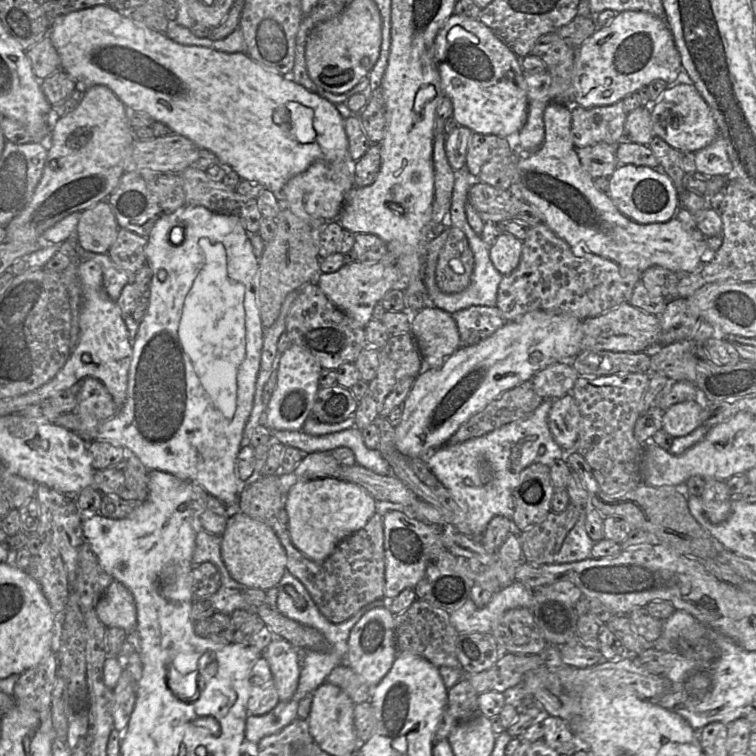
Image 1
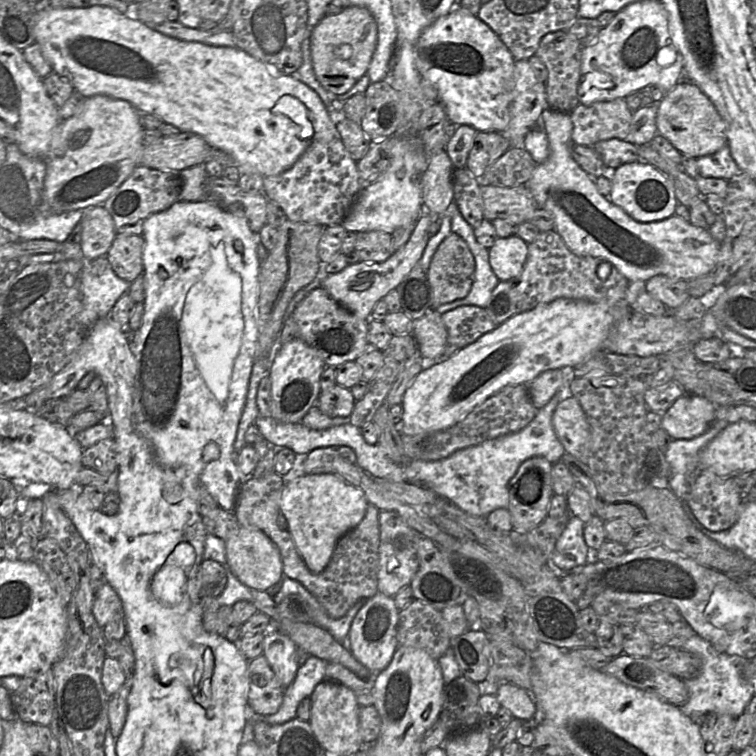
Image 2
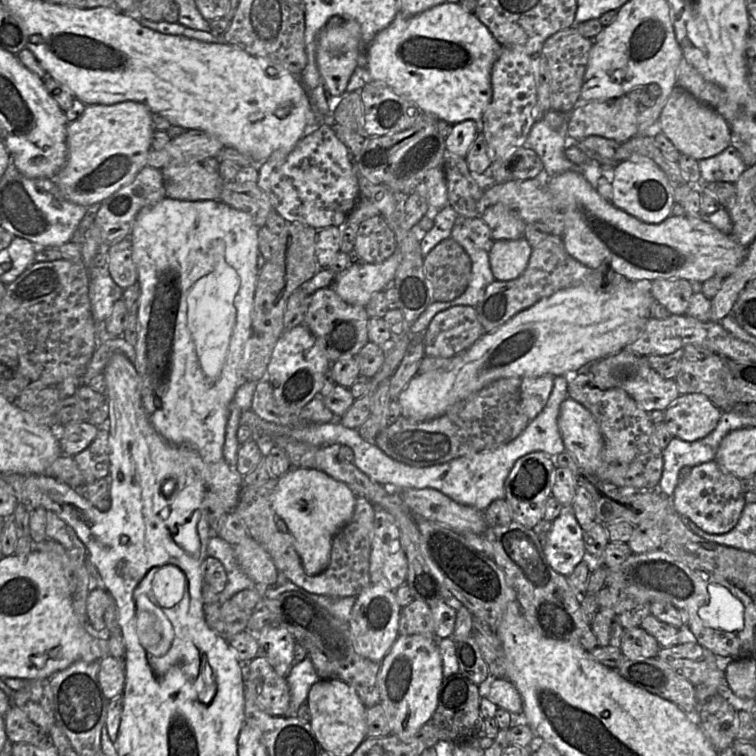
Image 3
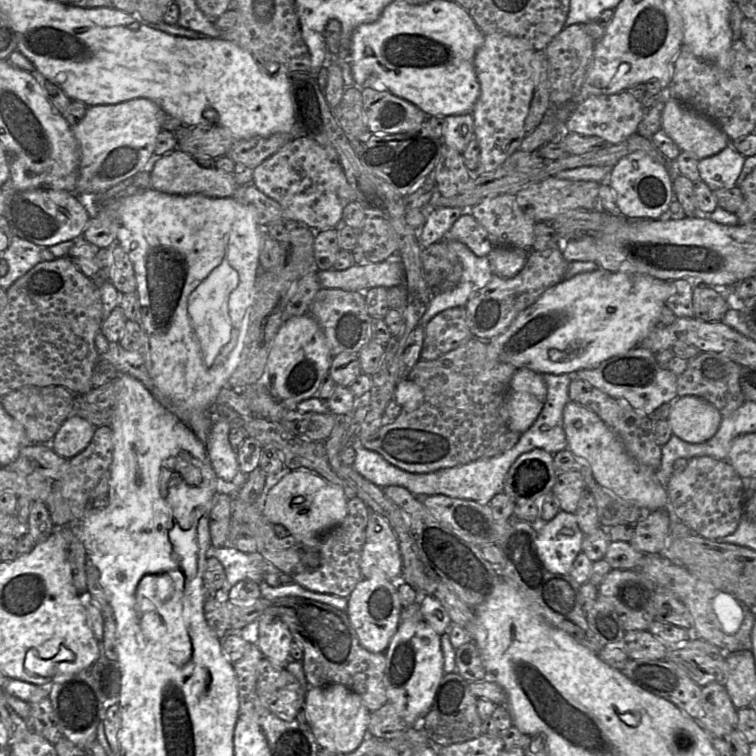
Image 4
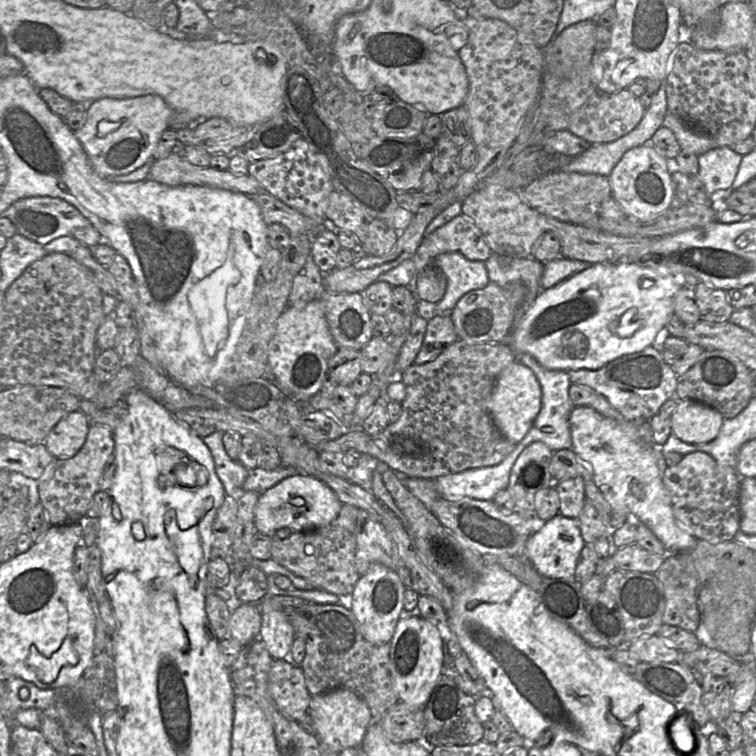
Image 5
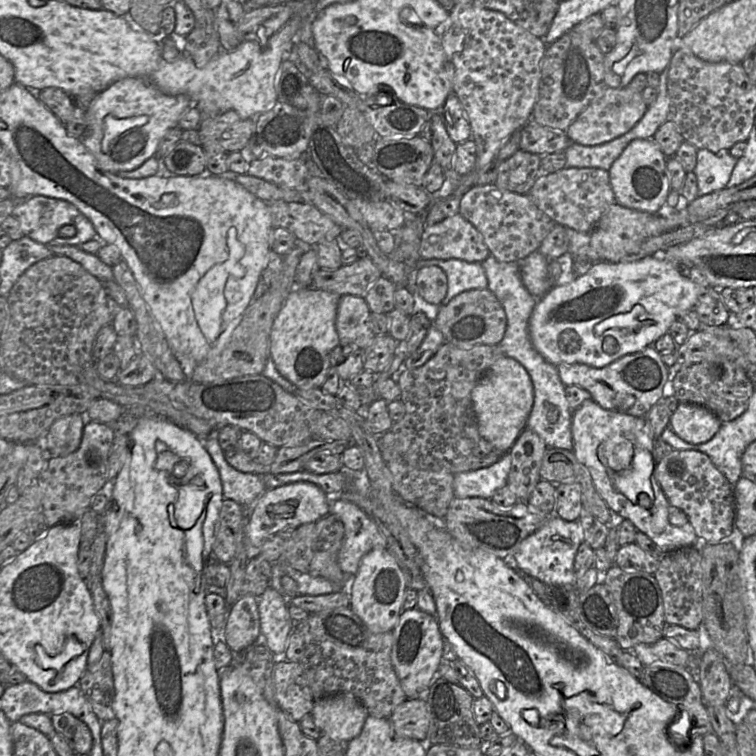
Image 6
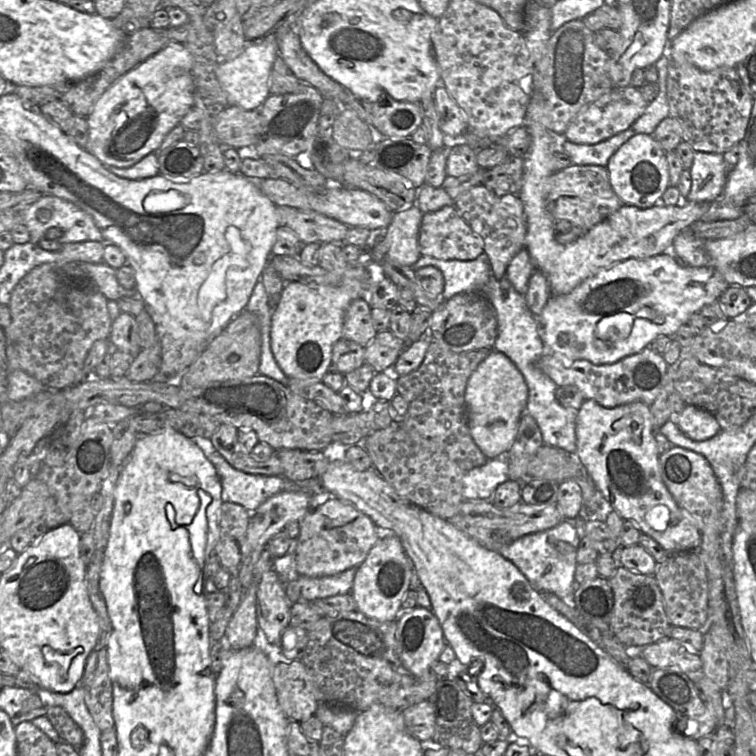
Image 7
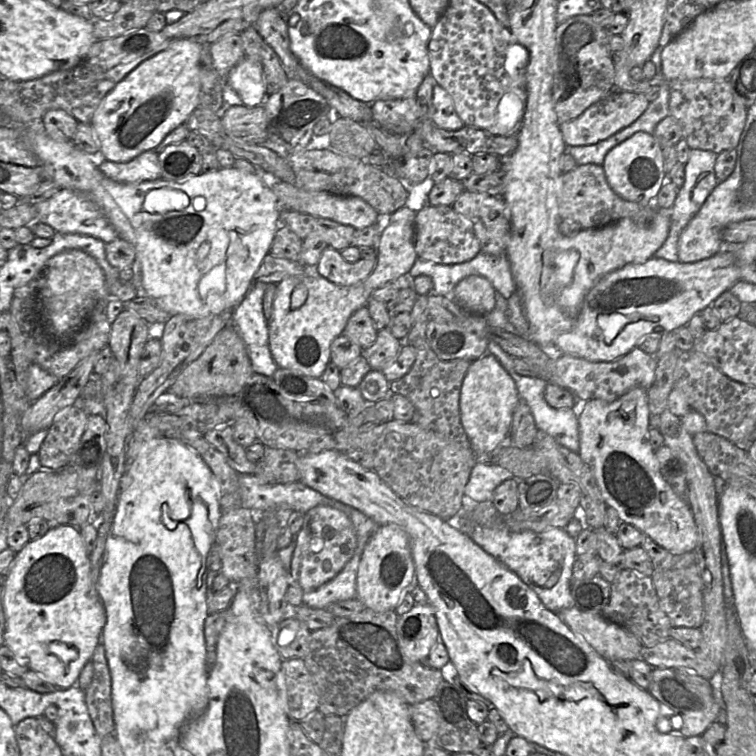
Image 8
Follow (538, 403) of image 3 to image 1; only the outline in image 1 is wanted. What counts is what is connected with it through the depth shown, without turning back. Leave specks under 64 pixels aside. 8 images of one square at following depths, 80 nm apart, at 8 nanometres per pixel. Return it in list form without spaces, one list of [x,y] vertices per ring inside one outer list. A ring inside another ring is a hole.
[[[571,360],[547,366],[532,378],[532,383],[536,393],[543,399],[555,400],[571,394],[578,378]]]

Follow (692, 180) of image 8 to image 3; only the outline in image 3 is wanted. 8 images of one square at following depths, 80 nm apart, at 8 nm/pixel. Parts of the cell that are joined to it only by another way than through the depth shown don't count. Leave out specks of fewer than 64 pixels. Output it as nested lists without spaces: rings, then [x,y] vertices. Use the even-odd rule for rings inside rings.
[[[734,145],[718,155],[698,161],[701,183],[729,182],[735,184],[747,168]]]

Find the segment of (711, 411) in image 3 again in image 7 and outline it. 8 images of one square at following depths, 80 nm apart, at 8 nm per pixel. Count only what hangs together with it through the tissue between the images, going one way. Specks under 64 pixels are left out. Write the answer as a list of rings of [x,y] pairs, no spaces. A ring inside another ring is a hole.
[[[686,405],[672,418],[679,429],[694,441],[704,441],[717,435],[721,427],[708,411],[694,405]]]

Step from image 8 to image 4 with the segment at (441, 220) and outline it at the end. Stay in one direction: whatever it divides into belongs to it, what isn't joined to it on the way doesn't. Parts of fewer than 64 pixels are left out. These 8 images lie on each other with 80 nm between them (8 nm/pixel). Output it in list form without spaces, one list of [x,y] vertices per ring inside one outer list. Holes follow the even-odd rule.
[[[466,211],[455,221],[444,240],[457,240],[464,243],[479,257],[487,257],[494,247],[485,228]]]

